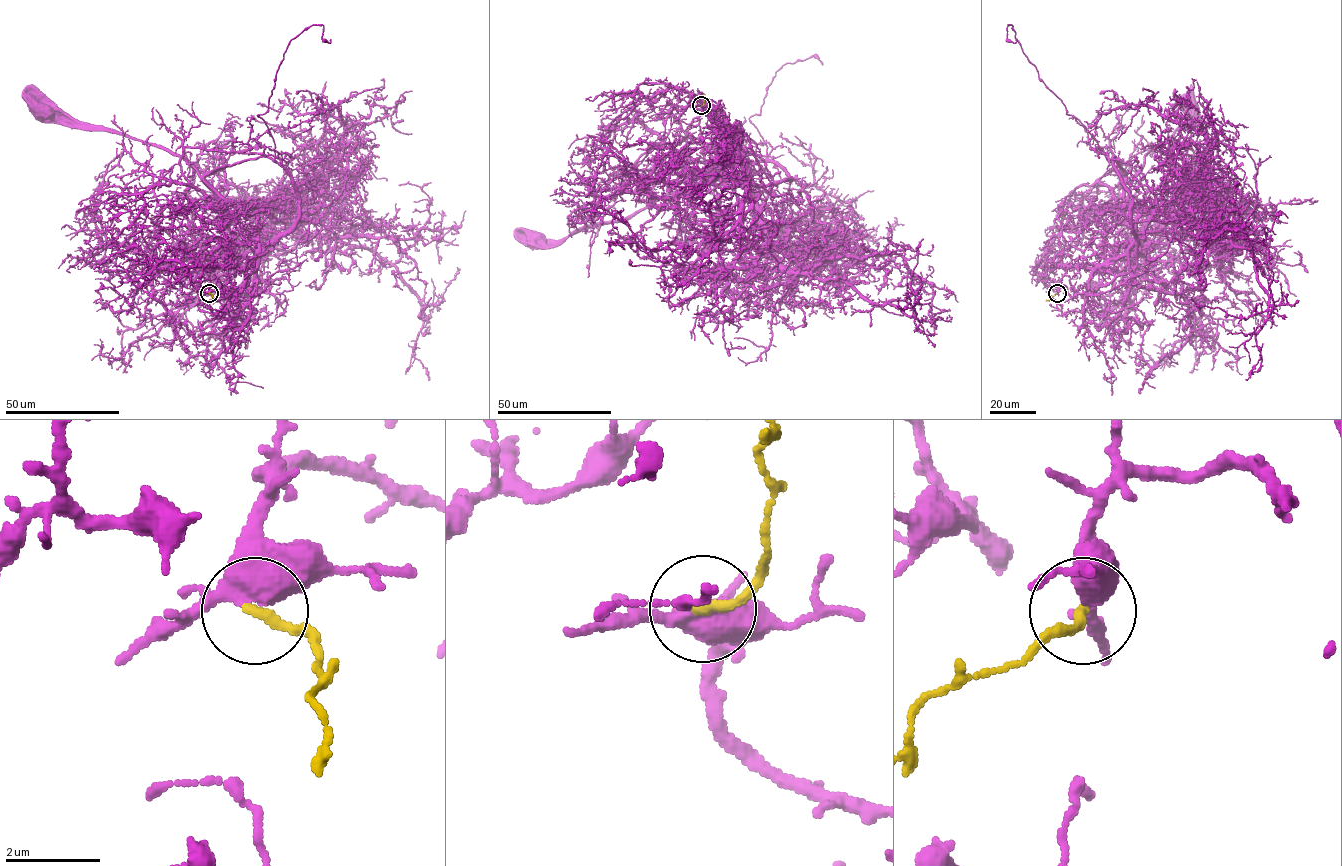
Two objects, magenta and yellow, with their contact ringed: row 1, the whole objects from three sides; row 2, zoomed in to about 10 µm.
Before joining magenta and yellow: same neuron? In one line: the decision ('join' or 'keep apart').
join

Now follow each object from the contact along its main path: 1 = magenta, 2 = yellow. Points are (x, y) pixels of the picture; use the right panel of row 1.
1: (1057, 293), (1083, 293), (1132, 245), (1130, 184), (1193, 105)
2: (1057, 293), (1045, 301)

